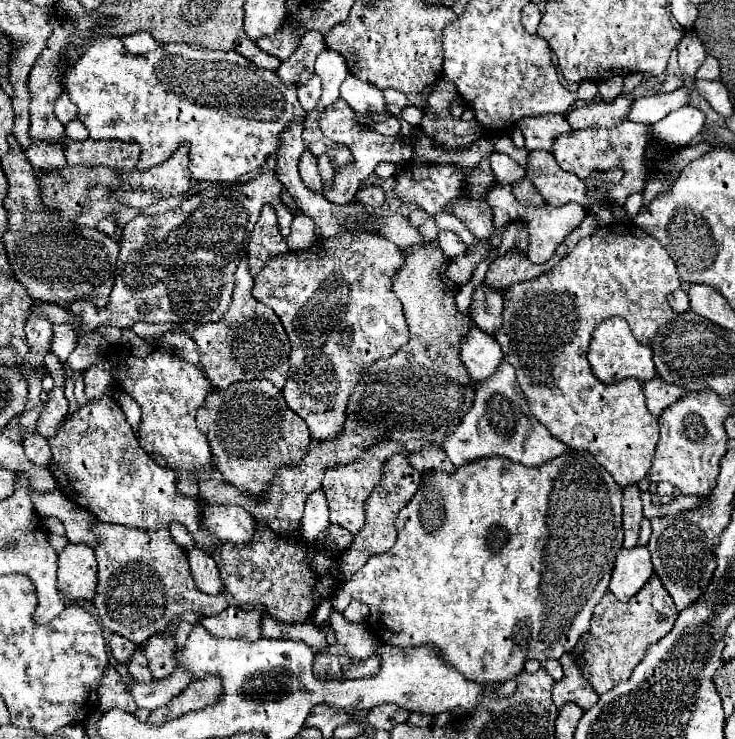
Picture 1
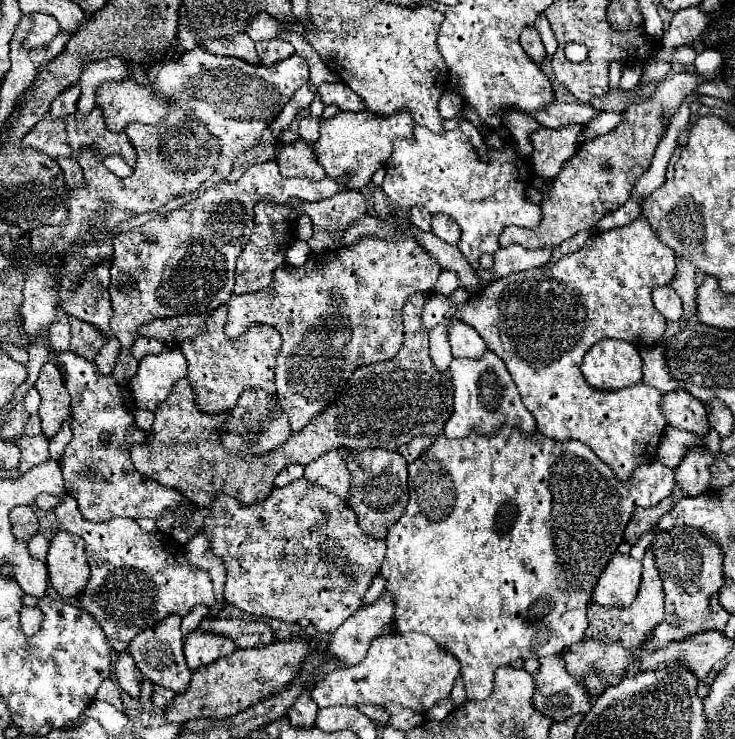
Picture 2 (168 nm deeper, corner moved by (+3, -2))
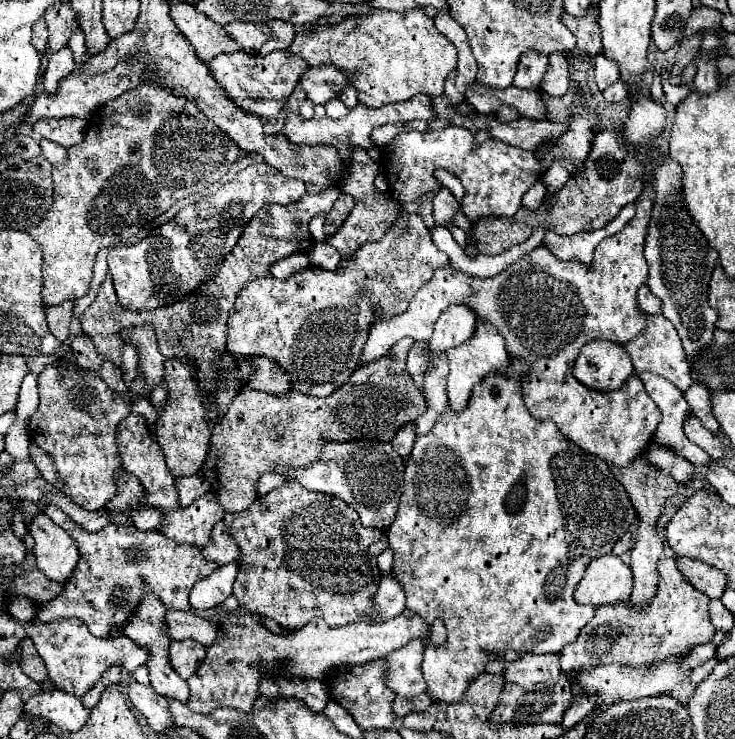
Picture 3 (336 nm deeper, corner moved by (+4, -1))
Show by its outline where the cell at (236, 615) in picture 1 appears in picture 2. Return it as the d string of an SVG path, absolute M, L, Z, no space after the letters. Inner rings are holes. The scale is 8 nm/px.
M200 628L194 630L184 644L184 656L190 670L196 670L198 666L206 666L216 658L232 654L234 650L236 644L232 638L210 634L210 630L200 630Z

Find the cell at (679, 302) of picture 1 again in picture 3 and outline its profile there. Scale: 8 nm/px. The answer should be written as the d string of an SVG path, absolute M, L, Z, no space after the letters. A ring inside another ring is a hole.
M641 285L641 289L637 291L637 303L645 313L651 313L651 315L661 313L661 301L657 297L653 297L653 293L649 291L647 285Z

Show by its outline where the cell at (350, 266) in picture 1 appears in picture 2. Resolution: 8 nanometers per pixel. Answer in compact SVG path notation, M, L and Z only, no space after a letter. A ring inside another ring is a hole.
M362 238L358 244L354 246L344 246L344 248L338 248L338 250L326 250L326 252L312 252L310 258L306 260L304 266L290 266L290 264L284 264L280 266L278 270L274 270L274 278L270 282L270 286L266 286L264 290L260 292L252 292L252 294L240 294L240 296L232 296L228 300L228 322L226 322L226 336L228 338L236 338L238 332L246 330L250 324L254 322L264 322L264 324L270 324L274 326L280 334L282 334L282 350L276 358L276 394L278 394L278 400L280 400L280 406L284 412L288 412L288 418L290 418L290 426L294 432L300 432L302 426L306 426L314 414L320 414L322 410L326 410L326 406L330 406L330 402L334 402L334 398L338 396L338 392L342 390L342 386L348 382L350 374L364 366L364 364L376 364L376 362L384 362L384 360L390 360L394 358L394 354L398 354L400 346L402 346L402 306L406 302L406 298L414 292L426 292L428 286L426 284L432 284L432 290L434 290L434 284L438 280L438 262L434 258L430 258L414 240L398 240L398 242L382 242L378 238Z

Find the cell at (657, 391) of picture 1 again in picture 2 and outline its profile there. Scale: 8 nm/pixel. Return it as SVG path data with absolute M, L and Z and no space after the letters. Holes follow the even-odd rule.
M678 388L678 390L662 394L660 410L670 426L694 432L698 436L706 434L708 420L706 420L704 404L698 402L694 396L686 394L686 390Z

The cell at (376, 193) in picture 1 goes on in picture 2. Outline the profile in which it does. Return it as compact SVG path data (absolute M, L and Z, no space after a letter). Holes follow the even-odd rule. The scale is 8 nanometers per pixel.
M344 190L322 202L306 202L306 200L292 198L288 206L312 218L314 236L308 244L314 252L322 252L322 250L338 248L336 244L340 232L344 232L342 228L350 226L350 222L358 220L366 212L368 200L358 190ZM334 234L338 234L338 238L334 238Z

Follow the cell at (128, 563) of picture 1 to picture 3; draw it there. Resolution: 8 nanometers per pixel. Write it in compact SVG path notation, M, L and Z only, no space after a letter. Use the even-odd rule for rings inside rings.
M47 505L43 513L53 523L63 527L69 533L69 537L73 537L73 541L77 543L81 561L77 563L77 569L73 571L73 577L69 577L69 581L65 583L63 593L57 595L53 601L47 601L45 605L41 605L37 609L35 619L41 621L41 623L49 623L49 621L57 621L57 619L79 619L79 621L83 621L89 627L89 631L95 637L107 637L107 633L113 627L117 627L117 629L125 627L127 619L133 615L133 611L137 609L143 593L147 593L147 591L155 593L159 599L163 599L163 605L167 609L181 609L181 611L191 609L191 605L189 605L189 591L191 591L191 587L197 581L209 576L219 567L217 563L205 561L204 557L201 557L201 547L195 547L195 545L189 545L189 543L171 541L165 535L161 535L159 531L139 531L139 529L129 527L129 525L115 525L115 523L111 523L105 529L101 529L99 533L89 533L81 525L73 523L55 505ZM127 549L137 549L137 553L139 553L137 561L127 561L127 557L125 557Z

